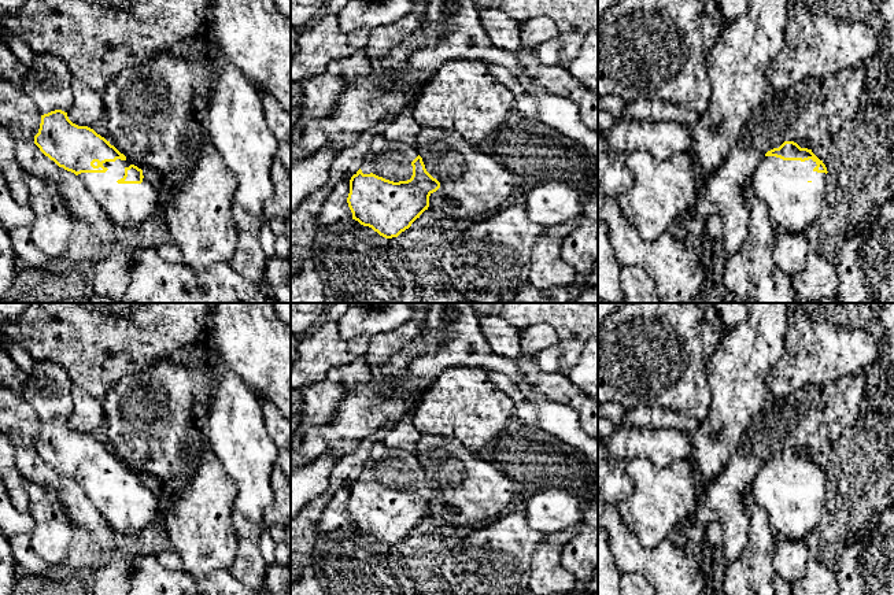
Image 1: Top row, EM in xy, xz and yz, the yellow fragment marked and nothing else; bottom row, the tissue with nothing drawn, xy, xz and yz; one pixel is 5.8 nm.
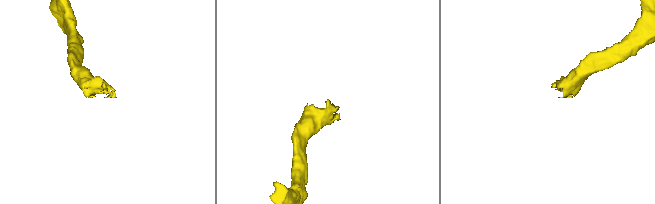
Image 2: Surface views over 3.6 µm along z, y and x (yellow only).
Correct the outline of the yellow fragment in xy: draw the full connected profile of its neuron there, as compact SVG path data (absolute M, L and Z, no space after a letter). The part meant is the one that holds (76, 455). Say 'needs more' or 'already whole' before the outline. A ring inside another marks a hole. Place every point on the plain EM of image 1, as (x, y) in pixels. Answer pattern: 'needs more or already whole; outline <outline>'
needs more; outline M62 417L41 422L34 451L59 474L78 483L108 526L117 533L136 536L151 526L160 513L160 496L143 483L141 476L132 472L123 461L93 436L73 430L67 420Z

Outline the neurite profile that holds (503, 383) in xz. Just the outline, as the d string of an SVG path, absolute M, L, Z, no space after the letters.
M488 372L488 376L491 381L495 382L496 387L514 402L514 404L521 404L525 402L525 395L522 393L521 388L507 376L499 372Z

